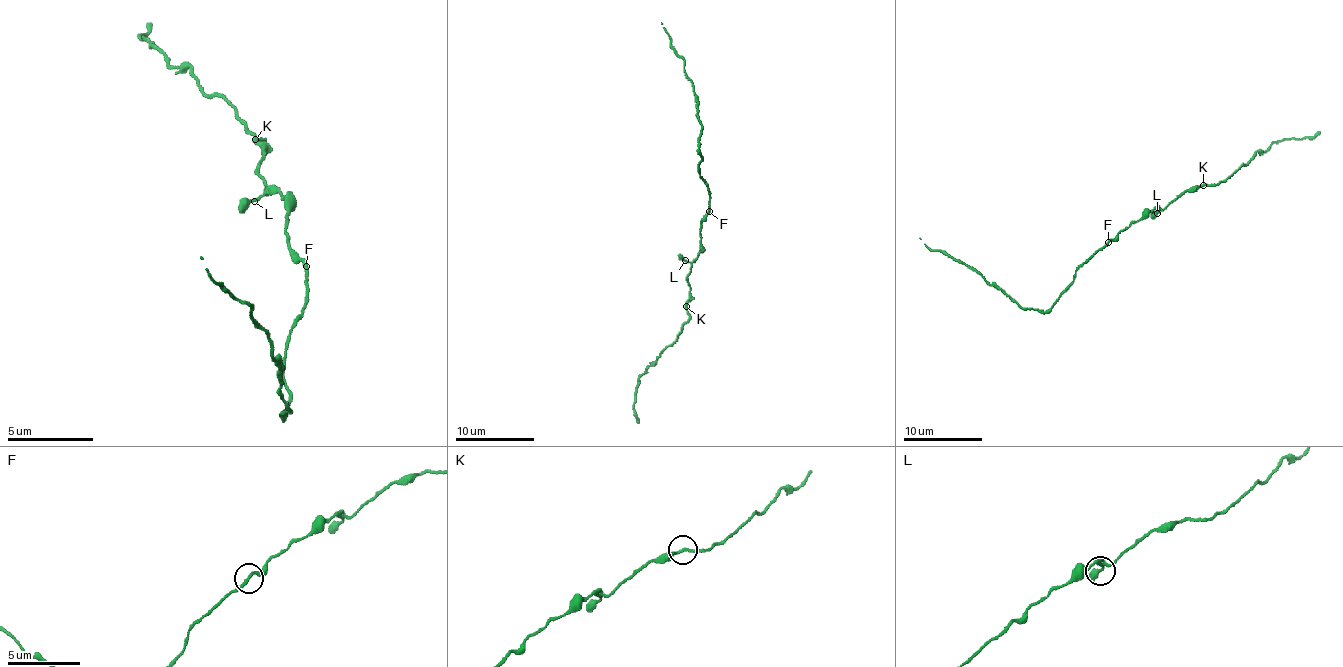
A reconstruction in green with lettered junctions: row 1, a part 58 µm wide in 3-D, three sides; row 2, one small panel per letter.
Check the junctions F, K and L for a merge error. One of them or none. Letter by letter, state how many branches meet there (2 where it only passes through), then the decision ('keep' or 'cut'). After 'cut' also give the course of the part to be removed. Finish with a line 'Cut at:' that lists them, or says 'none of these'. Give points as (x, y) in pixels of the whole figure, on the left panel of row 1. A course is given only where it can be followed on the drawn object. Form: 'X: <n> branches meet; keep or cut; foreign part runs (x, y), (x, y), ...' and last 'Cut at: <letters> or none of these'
F: 2 branches meet; keep
K: 2 branches meet; keep
L: 2 branches meet; keep
Cut at: none of these

